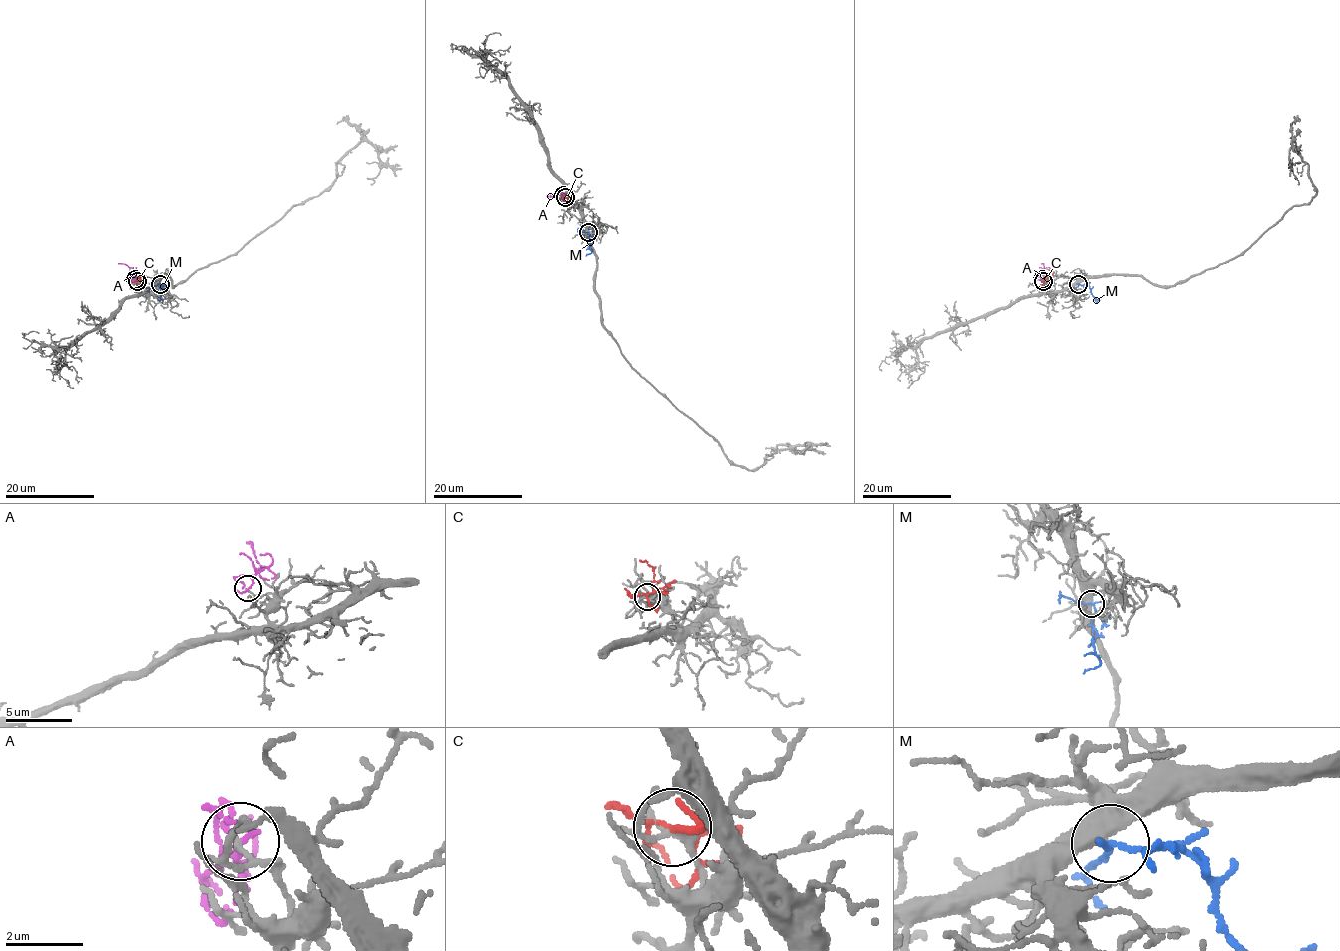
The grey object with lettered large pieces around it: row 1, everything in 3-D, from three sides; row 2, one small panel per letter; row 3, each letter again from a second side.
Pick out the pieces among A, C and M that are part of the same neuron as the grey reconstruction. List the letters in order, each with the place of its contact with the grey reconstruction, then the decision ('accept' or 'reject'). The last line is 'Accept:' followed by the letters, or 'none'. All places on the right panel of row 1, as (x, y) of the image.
A: contact (1042, 279); reject
C: contact (1043, 281); reject
M: contact (1078, 284); accept
Accept: M

